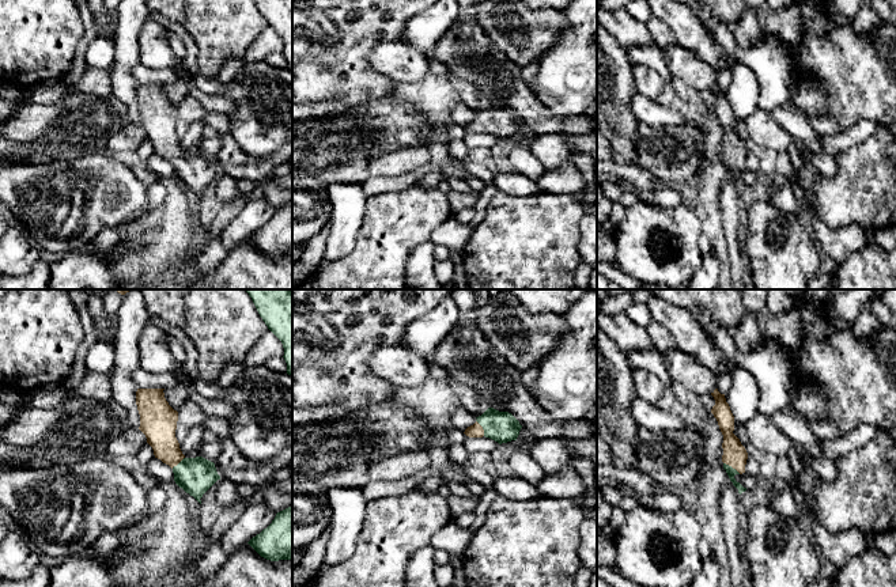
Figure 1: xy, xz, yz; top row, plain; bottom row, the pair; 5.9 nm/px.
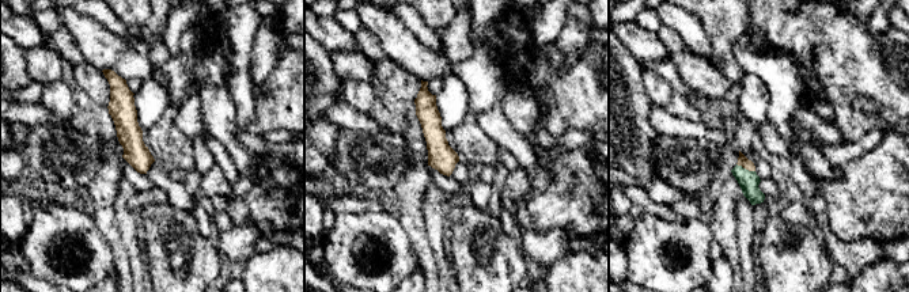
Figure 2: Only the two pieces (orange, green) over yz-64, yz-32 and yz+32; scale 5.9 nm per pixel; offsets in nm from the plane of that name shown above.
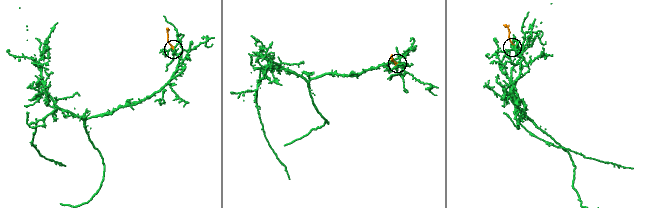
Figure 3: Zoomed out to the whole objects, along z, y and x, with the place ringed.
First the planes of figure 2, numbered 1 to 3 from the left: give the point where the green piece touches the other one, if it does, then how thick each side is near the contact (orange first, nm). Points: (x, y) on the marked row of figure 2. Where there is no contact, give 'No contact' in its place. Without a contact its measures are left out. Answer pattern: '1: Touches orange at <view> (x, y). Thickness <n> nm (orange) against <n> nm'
1: No contact
2: No contact
3: Touches orange at yz+32 (746, 169). Thickness 60 nm (orange) against 120 nm

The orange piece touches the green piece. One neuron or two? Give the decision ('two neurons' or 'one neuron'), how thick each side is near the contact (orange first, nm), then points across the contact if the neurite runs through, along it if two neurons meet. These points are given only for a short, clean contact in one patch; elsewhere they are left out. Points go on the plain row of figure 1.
one neuron; calibres 140 and 50 nm; way yz (734, 150), (732, 162), (730, 167)

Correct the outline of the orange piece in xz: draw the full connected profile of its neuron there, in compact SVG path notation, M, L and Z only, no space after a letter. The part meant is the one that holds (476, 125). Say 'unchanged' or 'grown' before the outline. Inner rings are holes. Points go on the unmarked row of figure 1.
grown; M488 103L481 111L476 113L476 118L465 125L469 133L489 133L499 140L517 136L522 121L509 107L499 107Z

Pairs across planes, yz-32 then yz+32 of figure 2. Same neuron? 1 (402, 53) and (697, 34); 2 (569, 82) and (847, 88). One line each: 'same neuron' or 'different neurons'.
1: same neuron
2: same neuron

